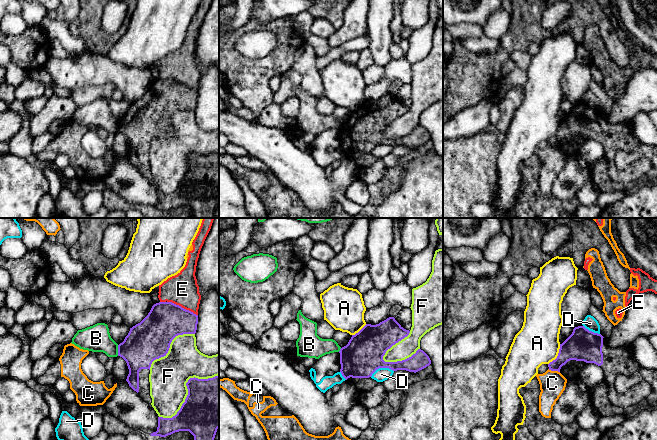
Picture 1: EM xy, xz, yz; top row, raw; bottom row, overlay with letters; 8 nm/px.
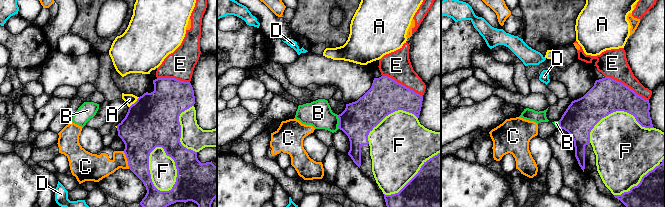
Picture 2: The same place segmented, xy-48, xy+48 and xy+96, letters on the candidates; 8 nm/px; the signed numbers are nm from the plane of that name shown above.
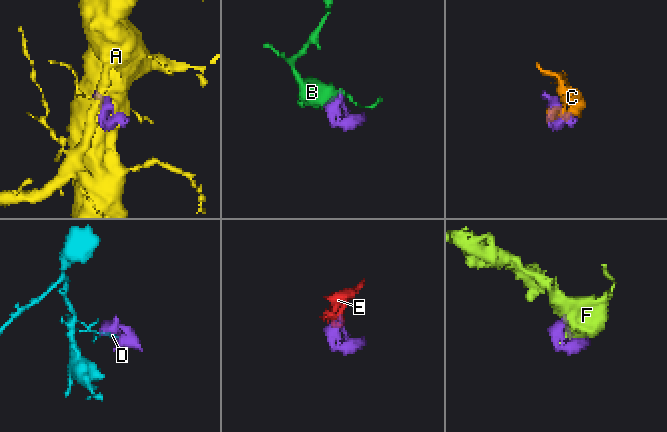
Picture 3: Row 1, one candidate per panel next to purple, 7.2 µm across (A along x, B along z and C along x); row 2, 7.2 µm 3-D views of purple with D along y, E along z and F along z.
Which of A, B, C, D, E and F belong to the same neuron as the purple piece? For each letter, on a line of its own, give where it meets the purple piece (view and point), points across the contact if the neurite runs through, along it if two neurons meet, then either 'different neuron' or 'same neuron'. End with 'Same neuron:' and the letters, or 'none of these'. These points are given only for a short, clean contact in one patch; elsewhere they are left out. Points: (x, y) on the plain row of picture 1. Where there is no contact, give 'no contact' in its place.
A: yz (558, 131) | along yz (560, 120), (558, 131), (548, 140) | different neuron
B: xy (118, 126) | along xy (117, 121), (118, 131) | different neuron
C: yz (554, 146) | along yz (548, 145), (559, 148) | different neuron
D: xz (381, 143) | different neuron
E: xy (181, 83) | different neuron
F: xy (188, 166) | different neuron
Same neuron: none of these

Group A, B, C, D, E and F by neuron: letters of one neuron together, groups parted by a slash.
A / B / C E / D / F

